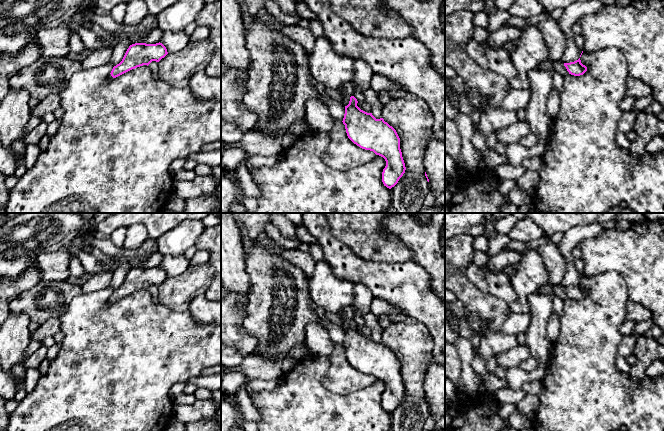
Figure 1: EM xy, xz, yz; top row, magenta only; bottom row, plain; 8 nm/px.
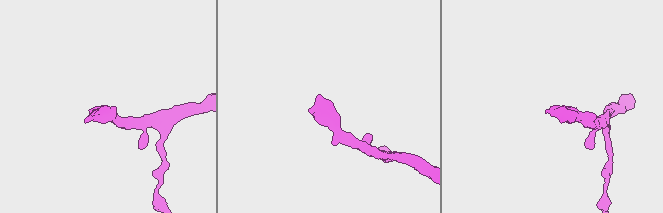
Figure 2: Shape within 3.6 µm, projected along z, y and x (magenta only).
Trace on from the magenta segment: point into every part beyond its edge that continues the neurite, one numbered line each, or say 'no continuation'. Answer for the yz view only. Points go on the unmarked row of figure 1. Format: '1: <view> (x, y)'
1: yz (557, 290)

